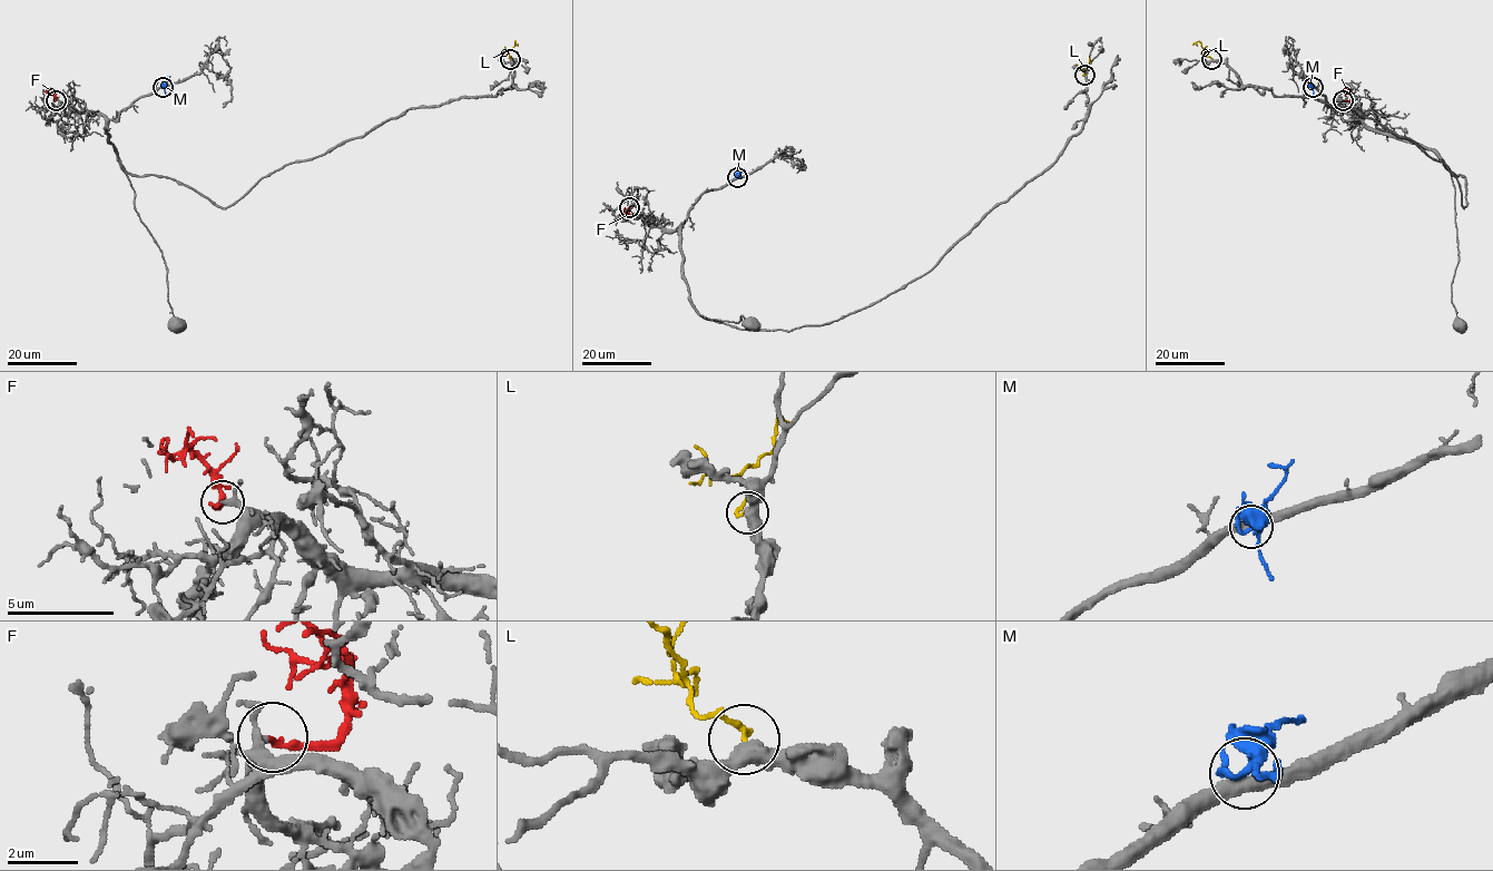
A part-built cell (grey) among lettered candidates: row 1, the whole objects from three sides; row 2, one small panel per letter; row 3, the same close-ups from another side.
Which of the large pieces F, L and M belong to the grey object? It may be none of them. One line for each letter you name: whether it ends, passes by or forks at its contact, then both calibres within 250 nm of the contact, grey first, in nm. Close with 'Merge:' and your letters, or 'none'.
F: it ends there; 180 nm thick on the grey side, 200 nm on the other
Merge: F

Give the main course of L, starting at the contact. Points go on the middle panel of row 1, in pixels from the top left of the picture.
L: (1084, 75), (1082, 69), (1091, 60)

